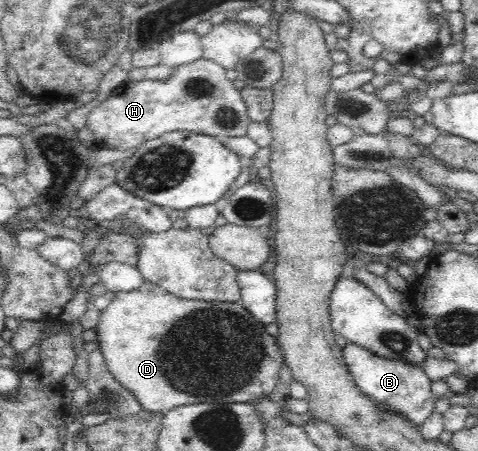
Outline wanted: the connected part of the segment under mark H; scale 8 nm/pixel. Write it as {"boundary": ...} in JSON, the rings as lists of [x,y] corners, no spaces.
{"boundary":[[[204,57],[194,62],[180,65],[173,69],[170,76],[160,80],[132,80],[122,83],[114,94],[86,116],[86,126],[94,134],[94,145],[107,145],[108,149],[121,150],[134,154],[144,143],[156,140],[170,132],[187,131],[204,136],[216,137],[220,140],[242,138],[248,136],[250,117],[240,89],[237,89],[228,77],[226,69]]]}

